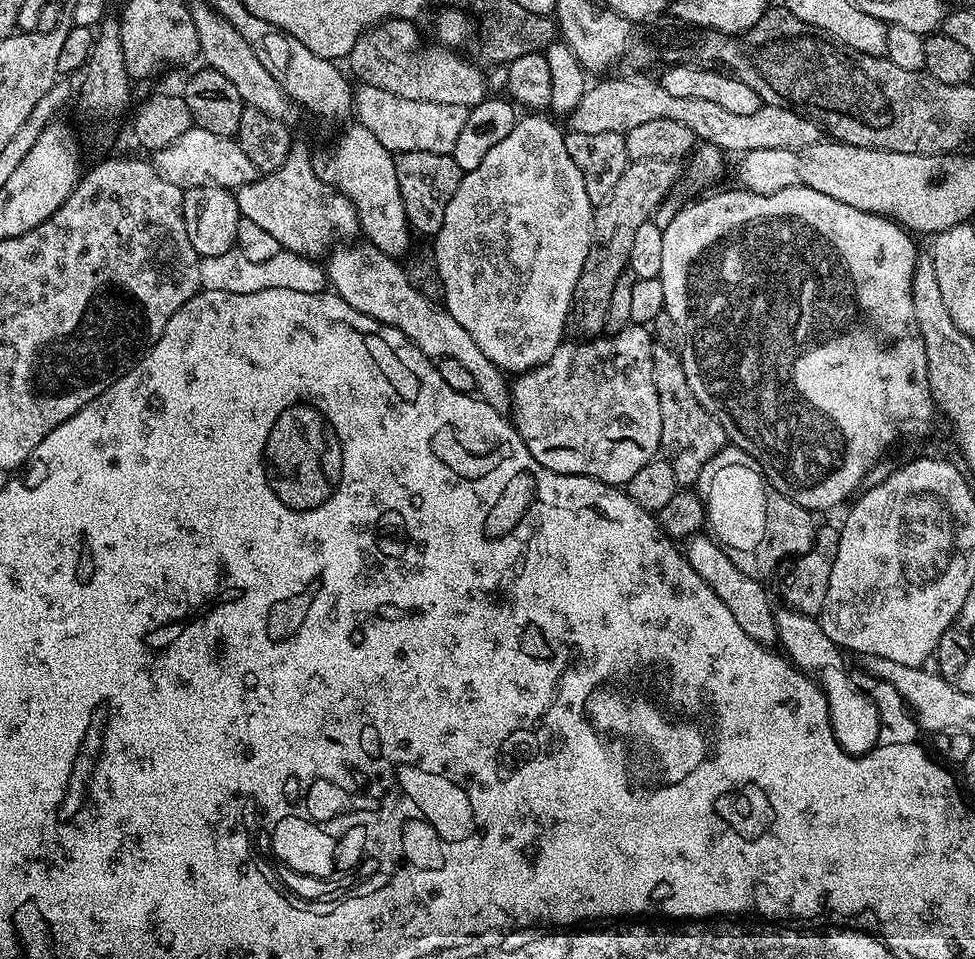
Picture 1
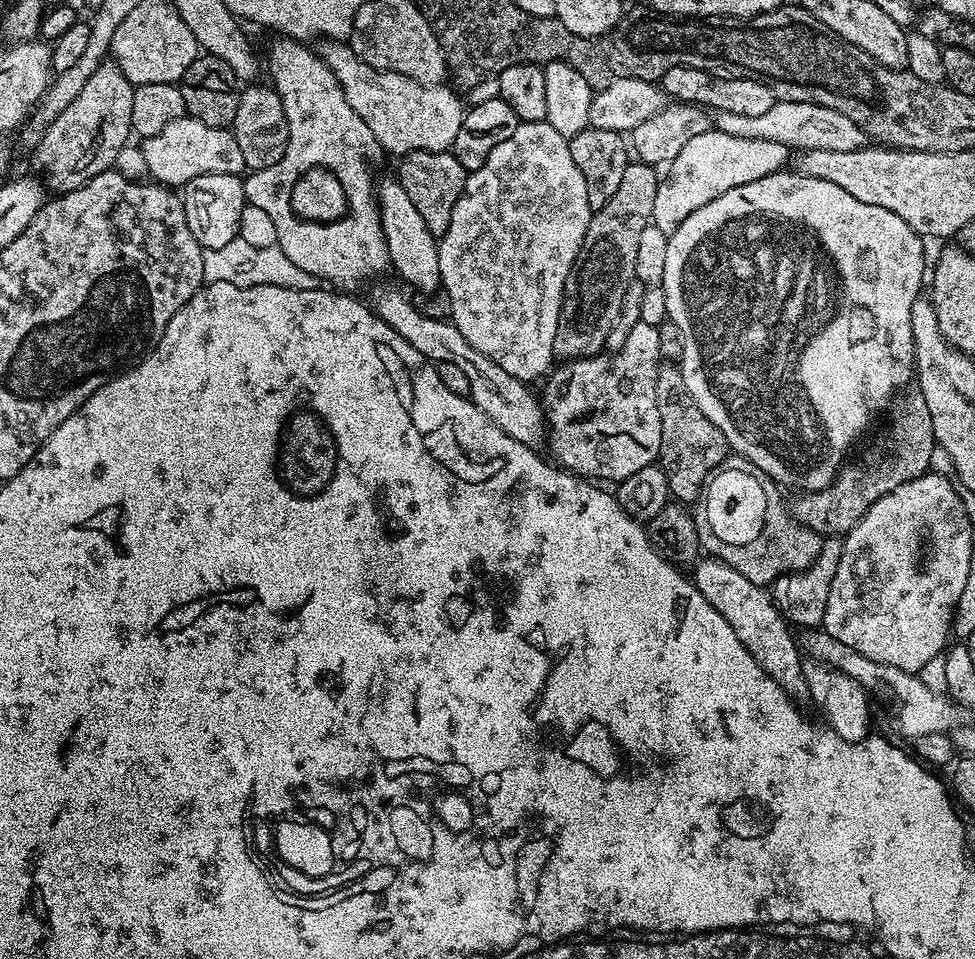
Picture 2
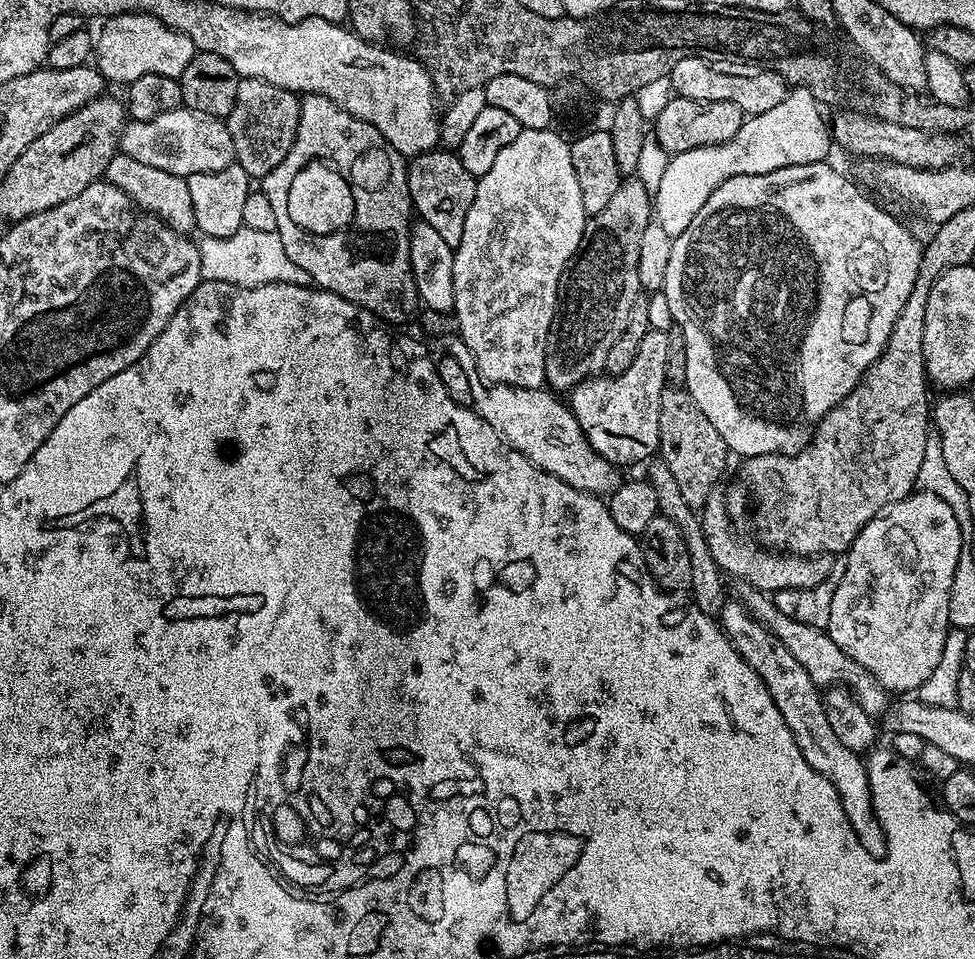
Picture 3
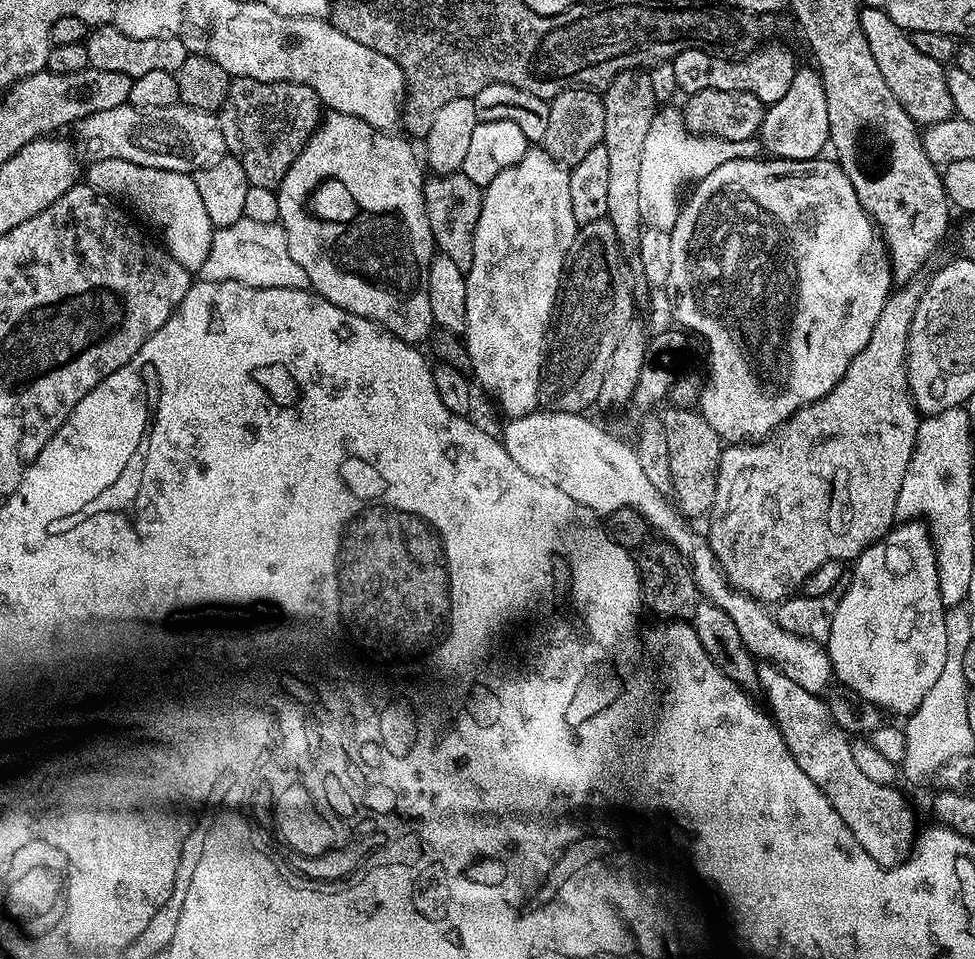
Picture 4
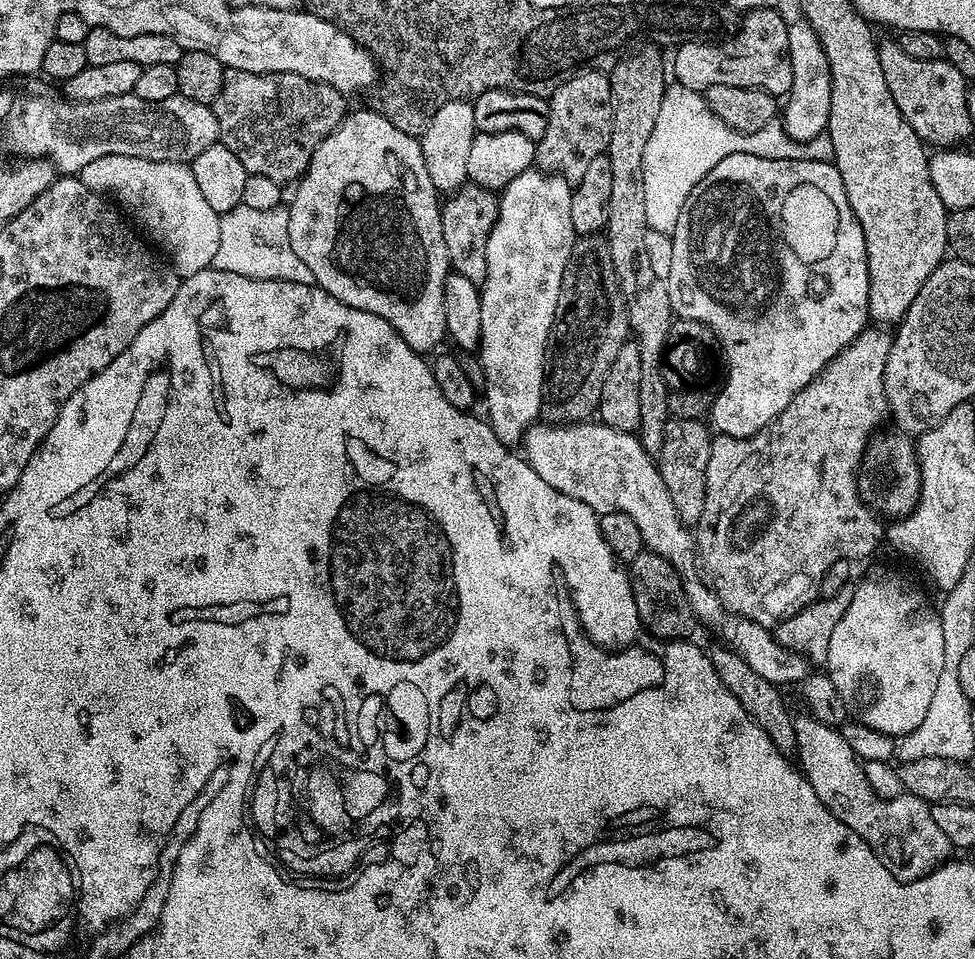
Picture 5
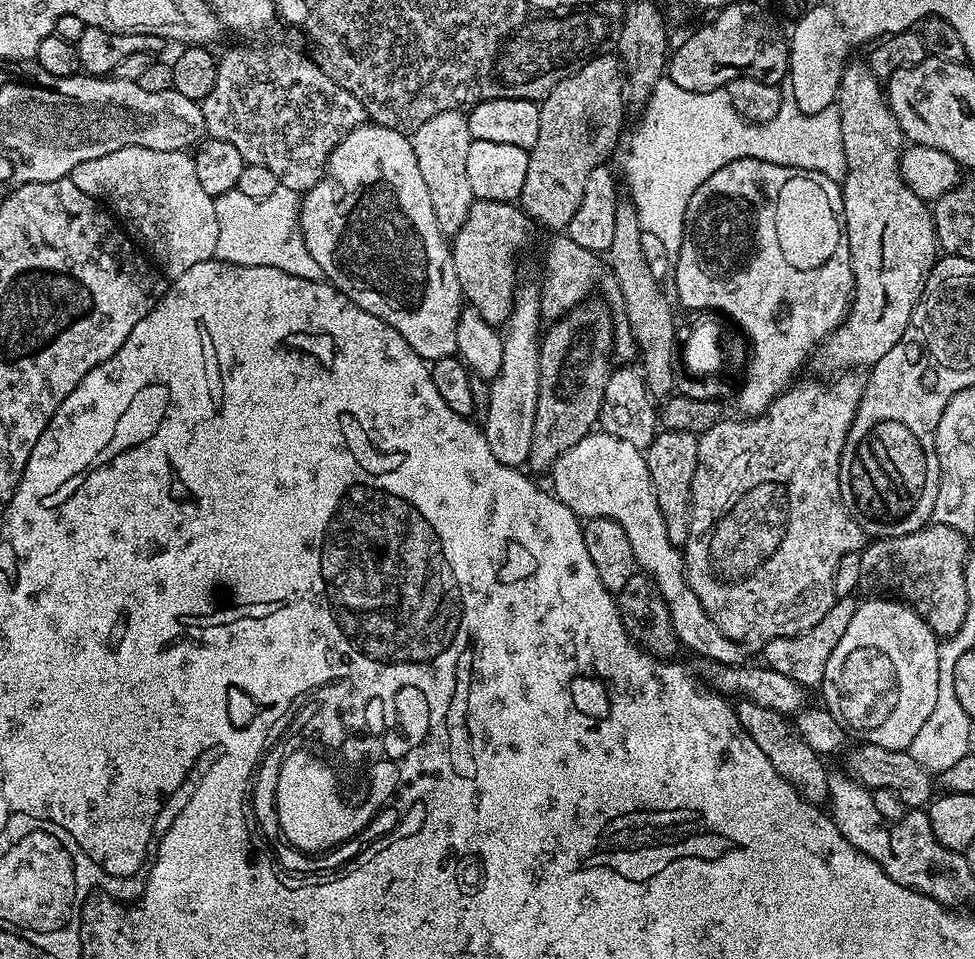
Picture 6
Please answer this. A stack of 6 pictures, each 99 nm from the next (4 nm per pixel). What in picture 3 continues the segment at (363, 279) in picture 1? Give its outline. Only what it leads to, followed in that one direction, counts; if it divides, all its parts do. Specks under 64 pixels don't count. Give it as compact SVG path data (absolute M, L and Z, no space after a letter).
M459 338L447 341L447 355L458 358L462 371L470 381L471 407L514 450L518 450L534 466L554 478L566 482L583 492L608 494L618 483L617 465L602 458L590 446L582 426L574 418L571 407L559 395L544 388L515 388L509 384L495 384L480 375L474 354Z

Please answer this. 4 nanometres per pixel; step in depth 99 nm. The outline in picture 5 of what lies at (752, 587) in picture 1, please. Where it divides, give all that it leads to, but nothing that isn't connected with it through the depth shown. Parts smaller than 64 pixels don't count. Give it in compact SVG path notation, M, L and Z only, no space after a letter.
M811 714L797 715L793 719L796 735L795 755L800 756L798 767L814 786L814 794L886 866L894 878L905 882L917 880L939 868L953 855L952 843L942 834L934 823L932 805L917 796L902 795L898 798L883 800L870 790L870 782L864 773L864 766L850 750L843 731L833 725L823 724Z

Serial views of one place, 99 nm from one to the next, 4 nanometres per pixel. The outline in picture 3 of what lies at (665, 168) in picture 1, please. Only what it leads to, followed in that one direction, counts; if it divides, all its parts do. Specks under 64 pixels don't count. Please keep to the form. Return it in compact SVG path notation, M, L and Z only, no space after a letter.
M624 178L621 179L618 190L614 193L614 199L601 212L585 219L582 242L575 254L572 255L571 264L564 269L564 273L560 276L558 298L556 299L556 313L552 319L550 334L546 338L546 374L544 375L544 383L551 391L557 394L571 393L572 389L577 388L584 380L590 380L593 376L599 376L604 372L606 357L610 354L610 346L614 346L614 342L618 342L618 334L622 334L622 330L626 330L626 322L630 322L630 310L637 298L642 295L642 289L638 282L638 242L642 242L642 234L646 230L648 223L653 219L653 216L653 193L646 190L646 186L640 179Z

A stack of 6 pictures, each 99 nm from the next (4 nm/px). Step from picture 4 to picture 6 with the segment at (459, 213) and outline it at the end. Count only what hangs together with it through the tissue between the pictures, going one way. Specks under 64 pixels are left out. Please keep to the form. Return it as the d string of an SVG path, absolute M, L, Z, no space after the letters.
M473 199L462 226L455 229L450 247L454 274L458 278L460 295L467 307L473 308L488 324L505 323L514 303L514 292L508 285L508 272L516 268L516 251L524 244L528 232L524 229L526 217L515 203L503 200Z

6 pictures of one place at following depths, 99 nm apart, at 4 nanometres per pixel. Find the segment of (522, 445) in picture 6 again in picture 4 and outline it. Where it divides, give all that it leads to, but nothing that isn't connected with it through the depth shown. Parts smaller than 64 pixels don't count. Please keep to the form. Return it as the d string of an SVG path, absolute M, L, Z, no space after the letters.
M532 146L521 160L502 170L484 189L482 214L472 235L472 265L466 269L466 326L462 339L473 359L471 375L500 403L505 417L524 416L537 411L540 375L550 335L556 295L564 263L574 242L578 225L570 204L569 169L556 161L543 147Z

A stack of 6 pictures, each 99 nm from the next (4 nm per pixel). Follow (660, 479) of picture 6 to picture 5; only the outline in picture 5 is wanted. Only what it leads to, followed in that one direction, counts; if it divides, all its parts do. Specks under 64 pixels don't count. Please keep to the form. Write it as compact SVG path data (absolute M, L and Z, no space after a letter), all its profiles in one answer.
M678 417L666 422L666 438L658 457L660 477L666 482L666 490L670 490L670 502L674 502L678 518L689 526L700 523L706 506L706 466L710 462L713 439L713 433L703 419Z

